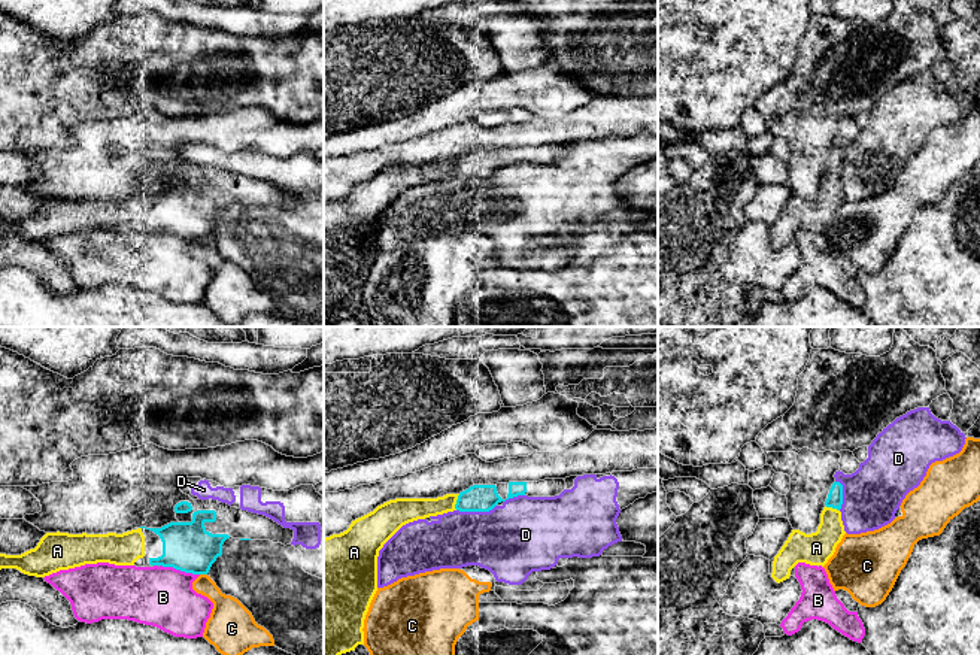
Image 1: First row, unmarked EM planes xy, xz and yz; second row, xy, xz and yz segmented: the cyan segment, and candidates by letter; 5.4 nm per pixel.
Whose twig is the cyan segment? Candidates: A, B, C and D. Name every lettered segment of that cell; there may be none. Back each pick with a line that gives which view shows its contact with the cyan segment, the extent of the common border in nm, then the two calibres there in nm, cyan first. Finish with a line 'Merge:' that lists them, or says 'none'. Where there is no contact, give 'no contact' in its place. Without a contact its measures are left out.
A: meets cyan in xz; contact 90 nm long; 140 nm thick on the cyan side, 130 nm on the other
Merge: A

